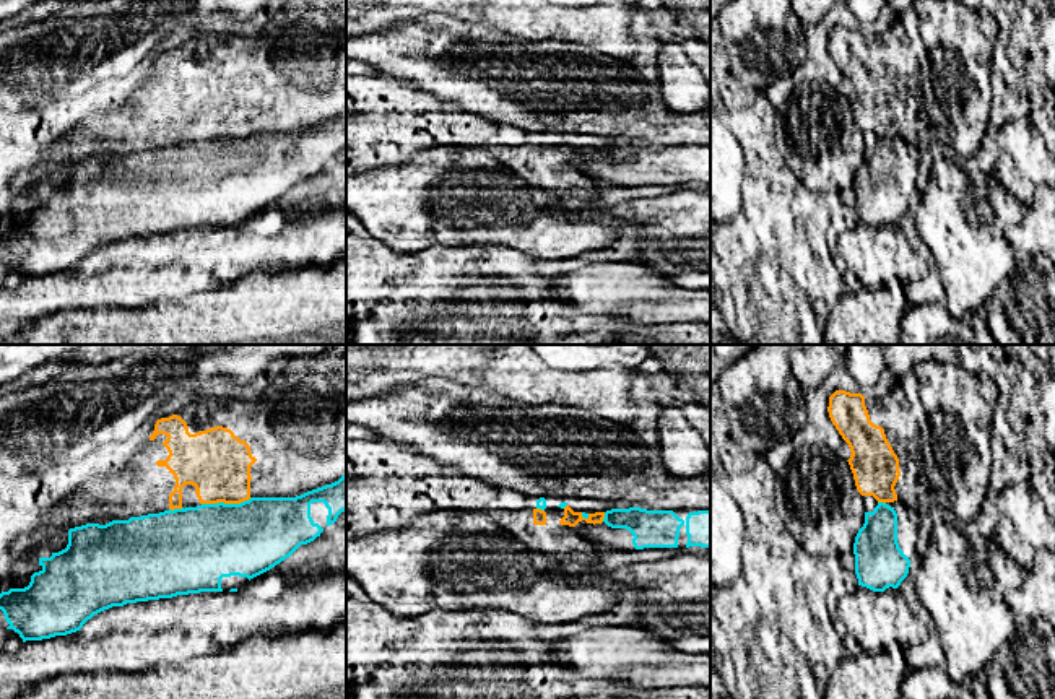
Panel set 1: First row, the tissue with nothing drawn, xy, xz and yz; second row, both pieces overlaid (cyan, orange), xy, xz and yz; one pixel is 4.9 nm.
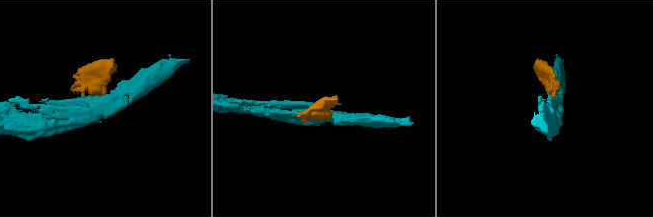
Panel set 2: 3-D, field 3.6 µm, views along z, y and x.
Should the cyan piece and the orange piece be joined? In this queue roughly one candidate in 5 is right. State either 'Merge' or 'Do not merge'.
Do not merge

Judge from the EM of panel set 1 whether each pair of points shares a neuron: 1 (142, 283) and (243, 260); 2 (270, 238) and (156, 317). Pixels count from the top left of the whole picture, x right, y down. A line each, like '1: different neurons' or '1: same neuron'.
1: same neuron
2: different neurons

